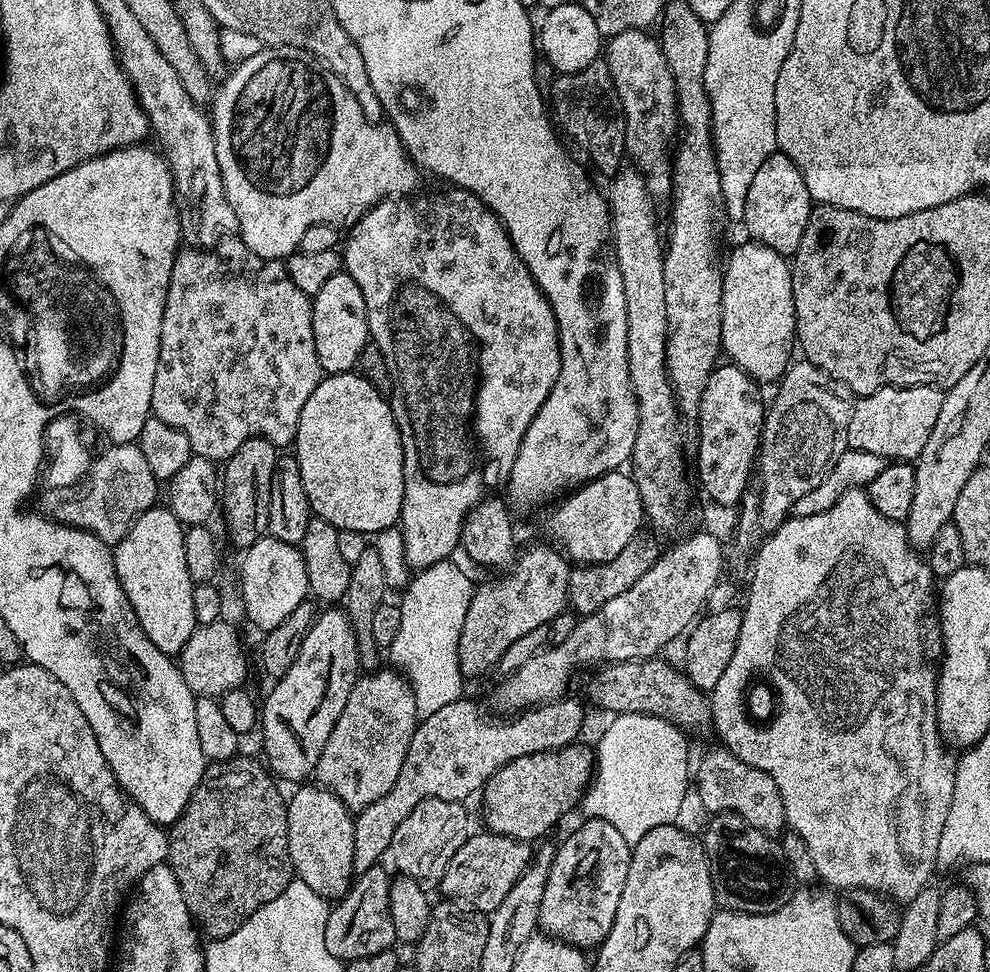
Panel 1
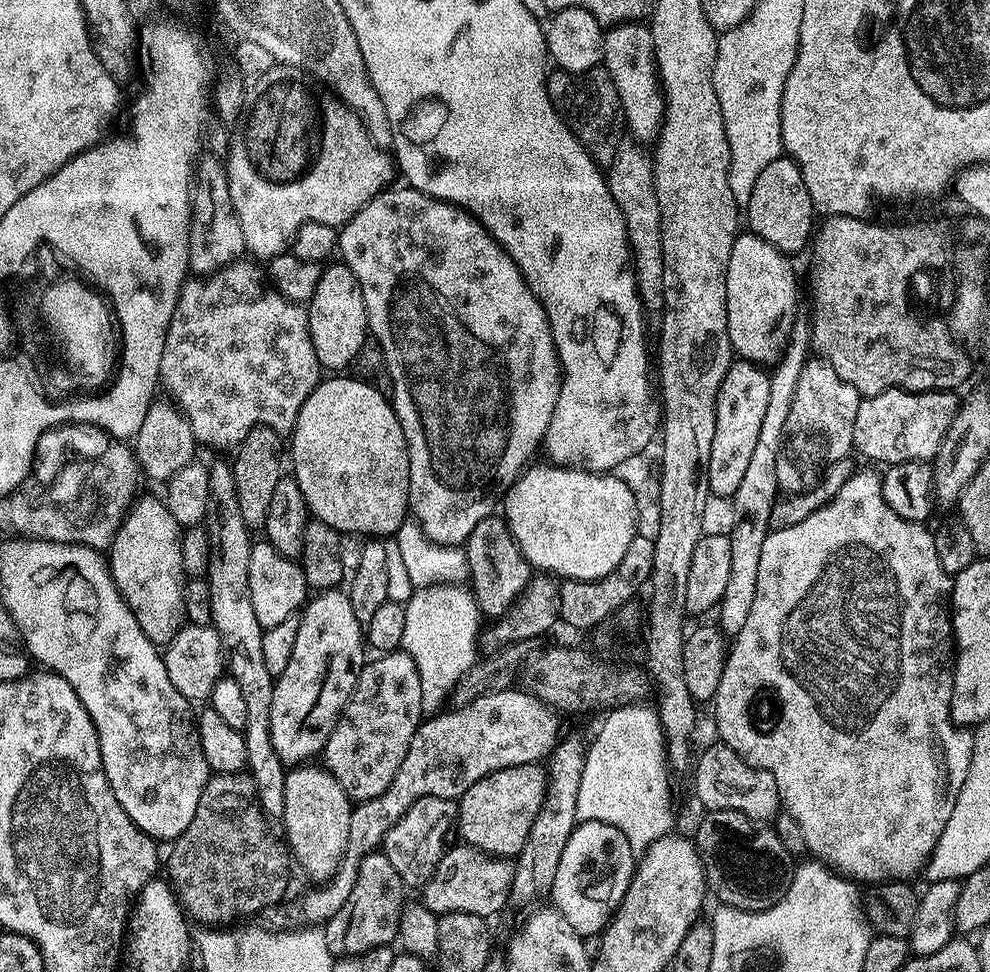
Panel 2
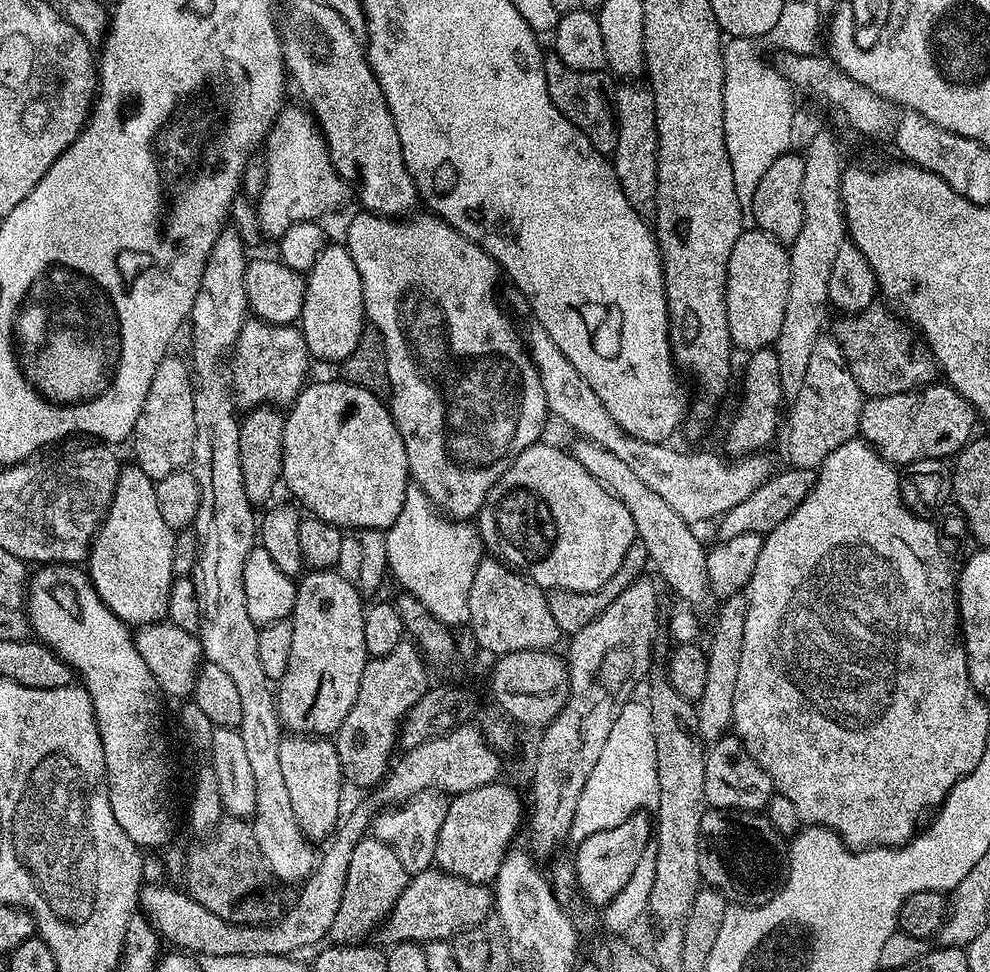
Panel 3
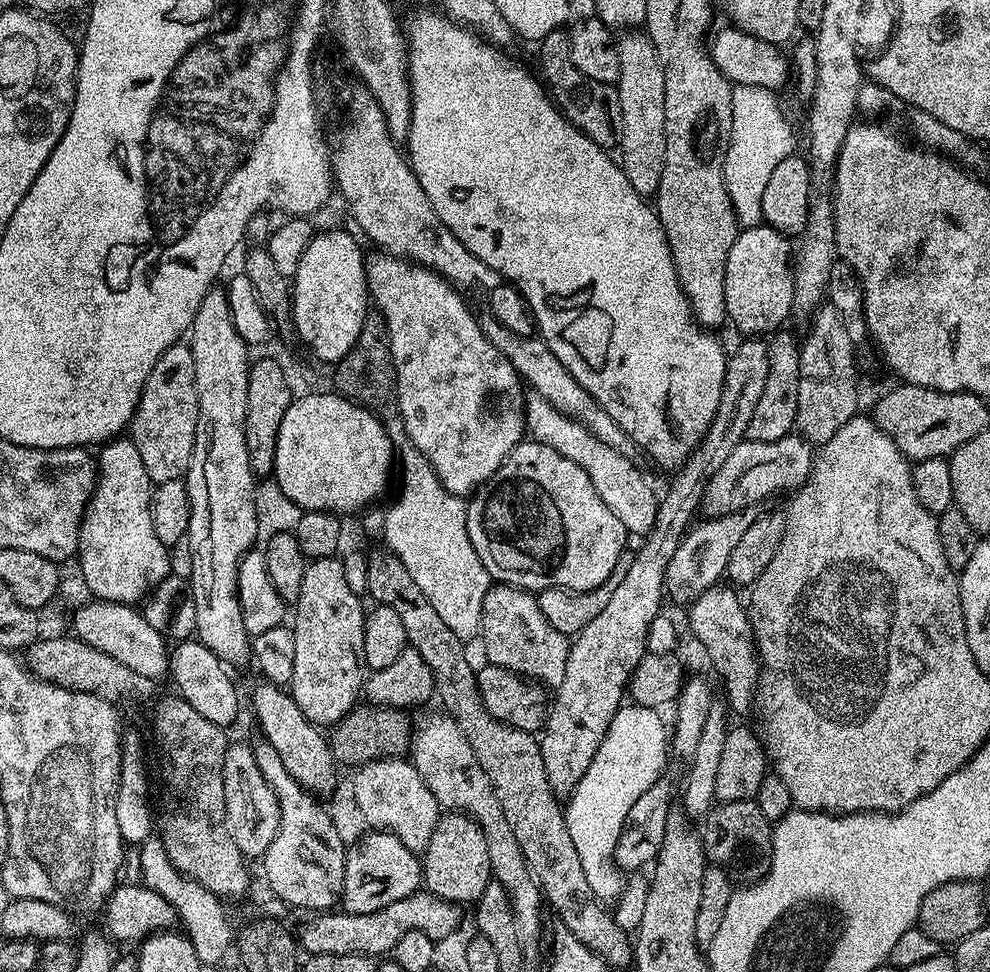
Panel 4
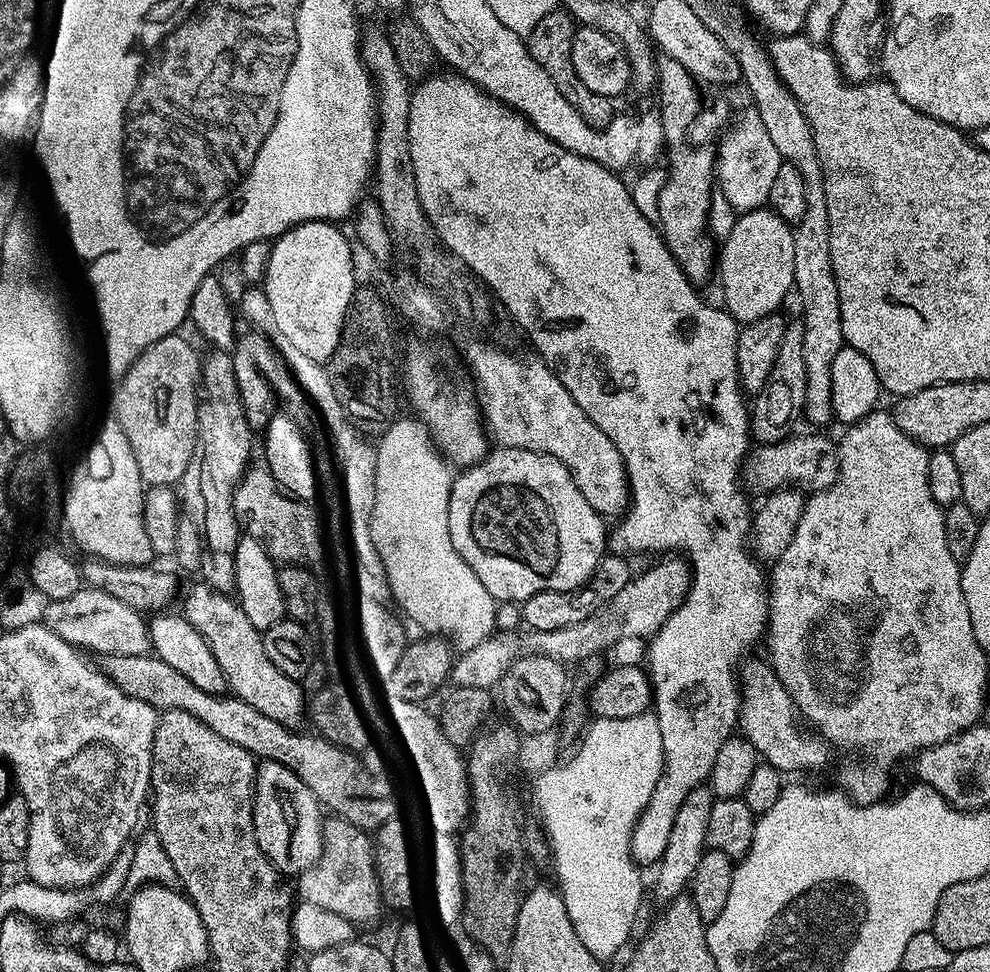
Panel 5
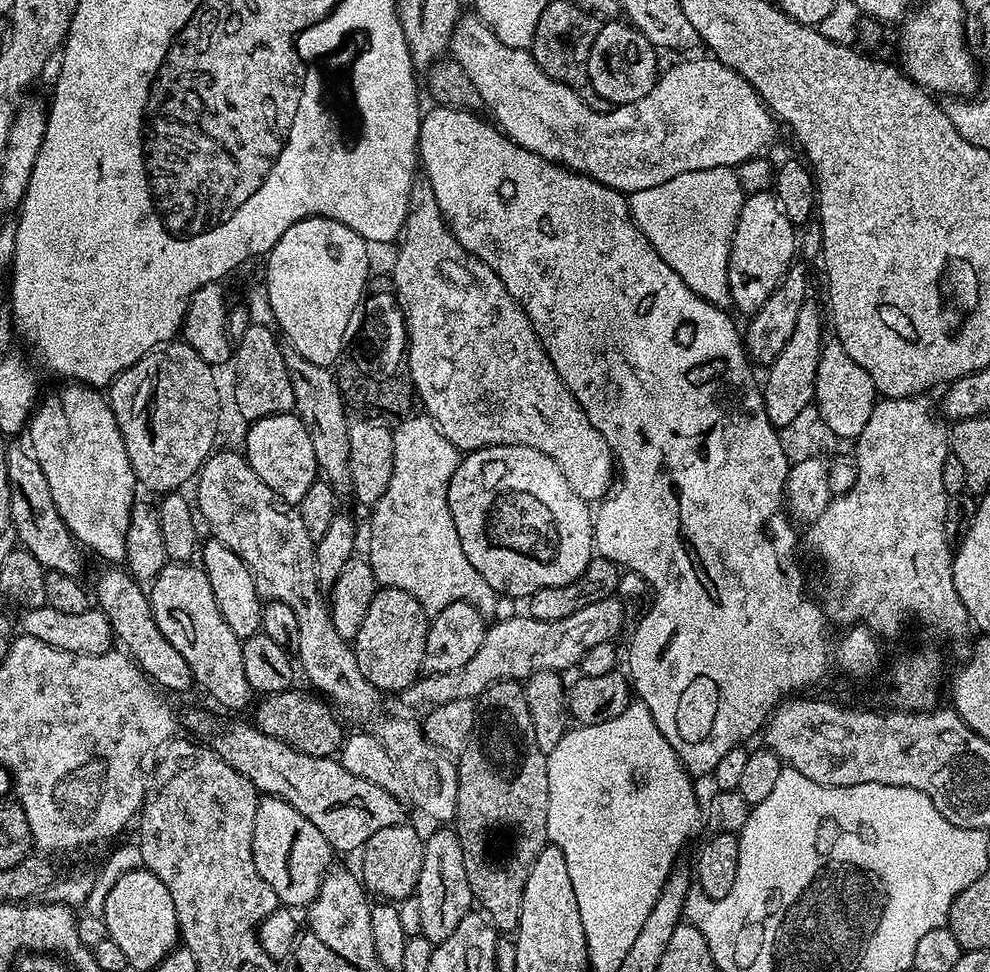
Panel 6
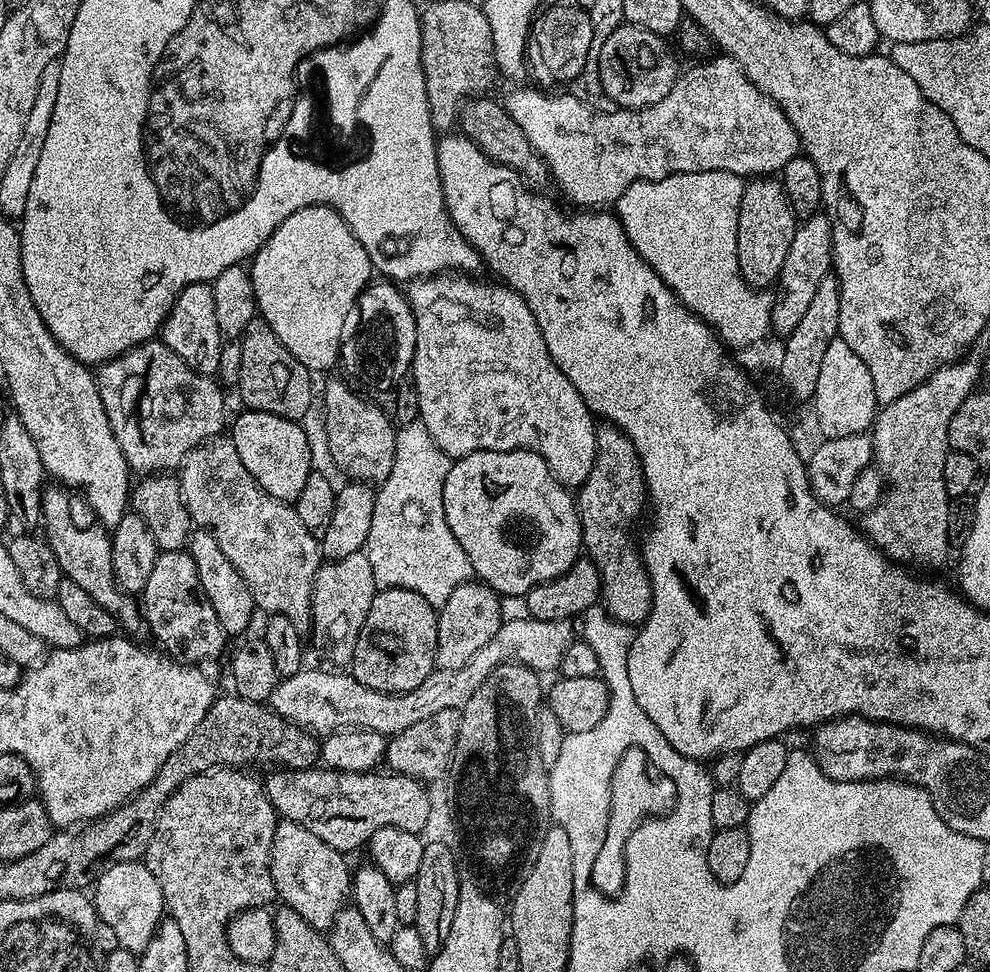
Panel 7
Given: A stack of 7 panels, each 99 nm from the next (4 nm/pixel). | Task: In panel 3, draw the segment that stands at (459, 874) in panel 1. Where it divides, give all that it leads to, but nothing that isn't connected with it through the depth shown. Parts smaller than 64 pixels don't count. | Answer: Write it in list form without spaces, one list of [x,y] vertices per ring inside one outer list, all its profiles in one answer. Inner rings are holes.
[[[429,870],[415,873],[409,879],[406,890],[394,902],[392,912],[378,929],[379,943],[384,946],[401,944],[407,940],[427,942],[451,941],[452,937],[467,928],[479,928],[484,919],[494,912],[494,892],[489,885],[475,884],[452,876],[449,872]]]

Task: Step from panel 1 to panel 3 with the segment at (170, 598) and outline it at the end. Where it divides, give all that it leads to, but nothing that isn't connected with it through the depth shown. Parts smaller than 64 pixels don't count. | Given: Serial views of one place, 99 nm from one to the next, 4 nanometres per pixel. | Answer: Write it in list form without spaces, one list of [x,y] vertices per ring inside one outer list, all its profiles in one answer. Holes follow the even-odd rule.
[[[121,467],[110,510],[88,550],[86,571],[102,602],[125,624],[159,624],[167,617],[175,541],[176,532],[166,526],[166,518],[158,510],[156,481],[141,468]]]

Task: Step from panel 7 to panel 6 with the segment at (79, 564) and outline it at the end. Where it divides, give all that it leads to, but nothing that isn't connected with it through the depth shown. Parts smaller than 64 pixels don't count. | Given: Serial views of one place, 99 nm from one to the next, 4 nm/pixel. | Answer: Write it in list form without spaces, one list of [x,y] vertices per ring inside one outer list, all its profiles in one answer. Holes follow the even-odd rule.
[[[116,566],[105,568],[108,569],[99,574],[94,586],[96,596],[94,590],[93,593],[99,611],[103,612],[104,617],[110,622],[113,637],[119,643],[121,640],[125,644],[121,645],[128,655],[136,661],[145,676],[161,689],[169,688],[172,692],[184,692],[188,687],[193,687],[192,671],[186,658],[182,658],[182,654],[178,654],[178,650],[174,650],[174,646],[166,642],[166,638],[154,622],[152,607],[148,604],[148,592],[140,589],[143,587],[133,580],[125,569],[118,570],[116,568],[119,567]]]

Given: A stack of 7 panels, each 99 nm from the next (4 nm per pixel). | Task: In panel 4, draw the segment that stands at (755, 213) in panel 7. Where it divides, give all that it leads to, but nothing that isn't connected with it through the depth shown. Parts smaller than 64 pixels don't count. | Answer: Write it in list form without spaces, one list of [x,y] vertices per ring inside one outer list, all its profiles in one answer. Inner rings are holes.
[[[762,223],[757,228],[745,228],[737,231],[734,246],[730,246],[730,254],[726,258],[726,310],[727,323],[733,324],[744,338],[764,338],[769,334],[783,329],[787,320],[792,316],[792,303],[794,302],[794,248],[789,237],[778,230],[769,228]]]

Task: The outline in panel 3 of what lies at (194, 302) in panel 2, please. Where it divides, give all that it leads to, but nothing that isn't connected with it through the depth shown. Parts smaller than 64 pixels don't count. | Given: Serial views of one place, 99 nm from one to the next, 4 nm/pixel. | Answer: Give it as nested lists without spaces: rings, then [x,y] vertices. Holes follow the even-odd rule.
[[[245,319],[230,357],[232,390],[237,405],[244,410],[261,406],[290,406],[309,379],[308,360],[310,353],[299,327]]]

